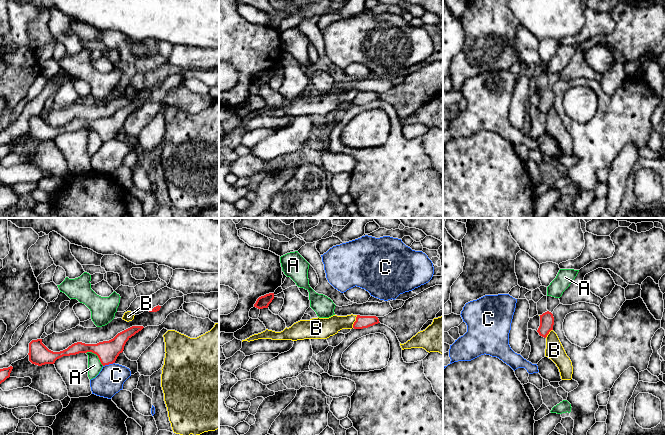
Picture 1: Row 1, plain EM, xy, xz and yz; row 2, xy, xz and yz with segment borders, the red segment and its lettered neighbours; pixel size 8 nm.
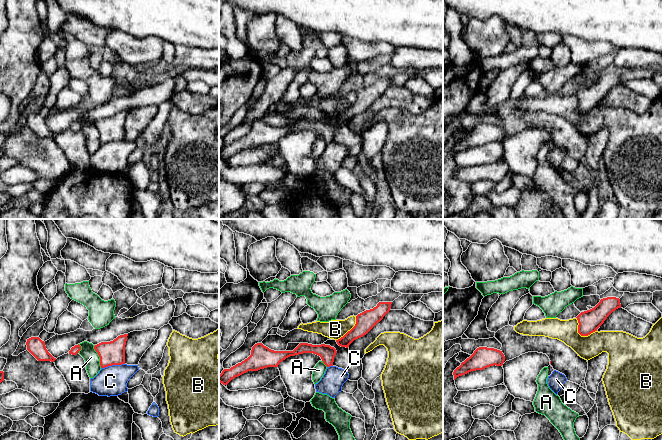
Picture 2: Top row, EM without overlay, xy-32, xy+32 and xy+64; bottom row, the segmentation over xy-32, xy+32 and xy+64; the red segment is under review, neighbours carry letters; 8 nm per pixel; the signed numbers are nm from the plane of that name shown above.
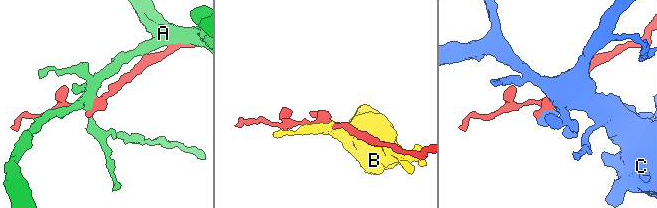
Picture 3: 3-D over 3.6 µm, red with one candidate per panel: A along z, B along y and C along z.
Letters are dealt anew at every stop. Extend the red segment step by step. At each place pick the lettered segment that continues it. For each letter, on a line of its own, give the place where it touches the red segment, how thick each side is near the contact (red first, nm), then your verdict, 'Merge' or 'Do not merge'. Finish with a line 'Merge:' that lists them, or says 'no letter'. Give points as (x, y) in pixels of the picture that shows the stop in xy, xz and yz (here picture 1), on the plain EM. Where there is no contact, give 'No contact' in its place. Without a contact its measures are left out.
A: Touches red at xy (96, 130). Thickness 180 nm (red) against 110 nm. Do not merge
B: Touches red at xz (355, 97). Thickness 100 nm (red) against 160 nm. Do not merge
C: Touches red at xy (108, 140). Thickness 180 nm (red) against 220 nm. Do not merge
Merge: no letter

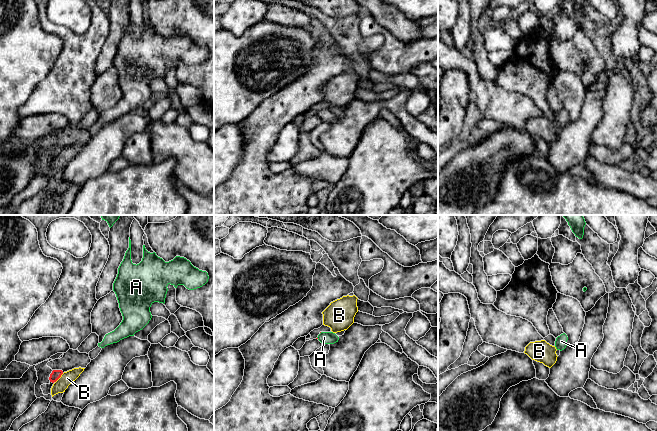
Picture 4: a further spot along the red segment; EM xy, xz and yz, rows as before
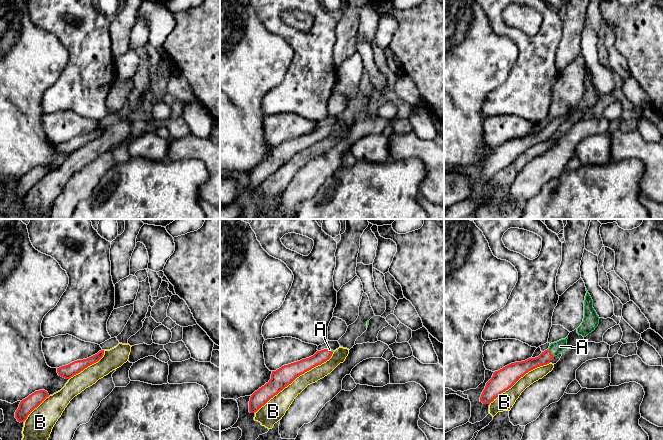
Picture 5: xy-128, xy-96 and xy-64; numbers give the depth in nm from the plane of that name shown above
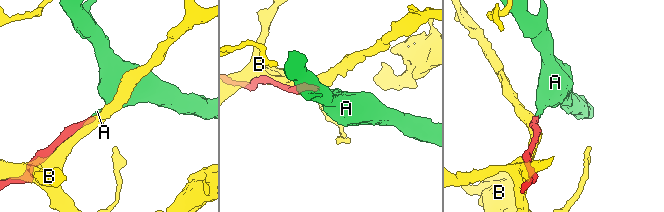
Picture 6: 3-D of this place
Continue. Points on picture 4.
A: No contact. Merge
B: Touches red at xy (59, 153). Thickness 80 nm (red) against 100 nm. Do not merge
Merge: A

